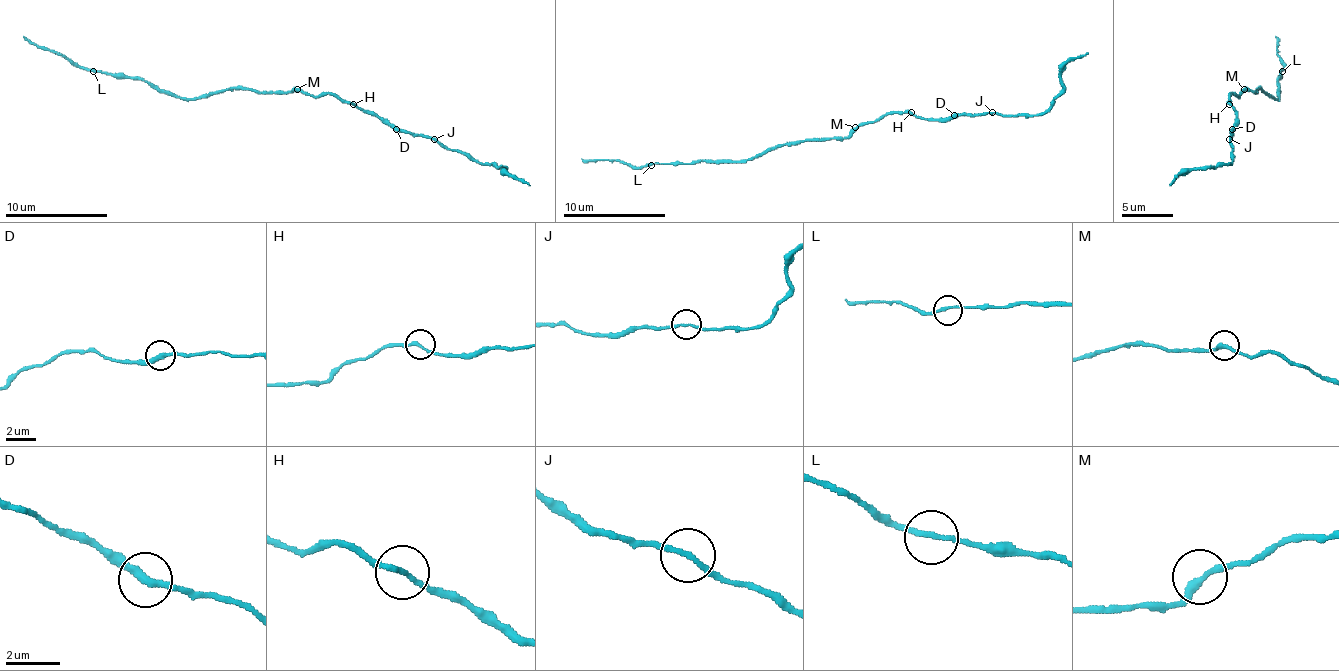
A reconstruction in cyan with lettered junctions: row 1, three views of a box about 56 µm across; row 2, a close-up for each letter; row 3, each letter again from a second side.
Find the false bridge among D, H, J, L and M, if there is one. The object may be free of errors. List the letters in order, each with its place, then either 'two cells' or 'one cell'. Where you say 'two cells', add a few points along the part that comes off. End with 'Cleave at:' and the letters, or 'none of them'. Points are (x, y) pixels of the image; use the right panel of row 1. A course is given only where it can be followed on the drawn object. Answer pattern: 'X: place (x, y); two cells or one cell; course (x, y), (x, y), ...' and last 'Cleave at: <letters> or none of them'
D: place (1232, 129); one cell
H: place (1229, 104); one cell
J: place (1229, 139); one cell
L: place (1282, 71); one cell
M: place (1244, 89); one cell
Cleave at: none of them

